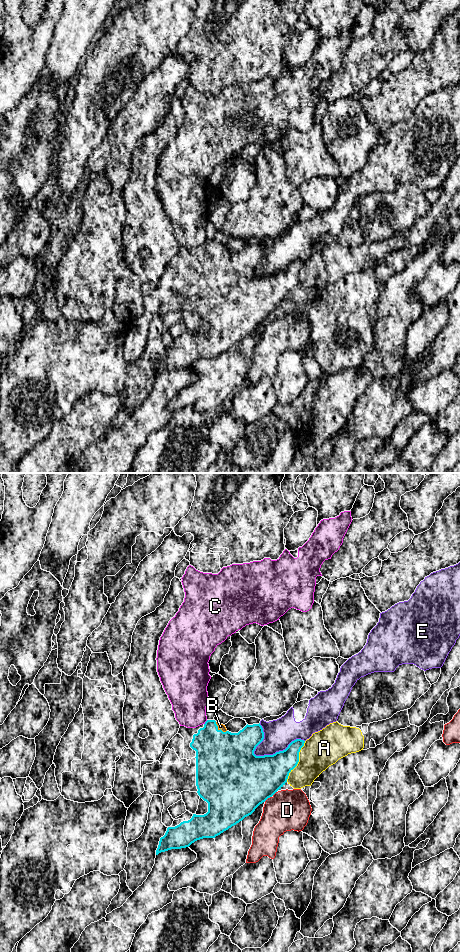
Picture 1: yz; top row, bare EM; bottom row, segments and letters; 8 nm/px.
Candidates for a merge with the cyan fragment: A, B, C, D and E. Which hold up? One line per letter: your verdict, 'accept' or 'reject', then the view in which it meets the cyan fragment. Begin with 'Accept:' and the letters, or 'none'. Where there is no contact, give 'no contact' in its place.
Accept: B
A: reject; contact in yz
B: accept; contact in yz
C: reject; contact in yz
D: reject; contact in yz
E: reject; contact in yz

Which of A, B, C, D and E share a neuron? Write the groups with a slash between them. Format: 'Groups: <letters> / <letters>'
Groups: A / B / C / D / E

